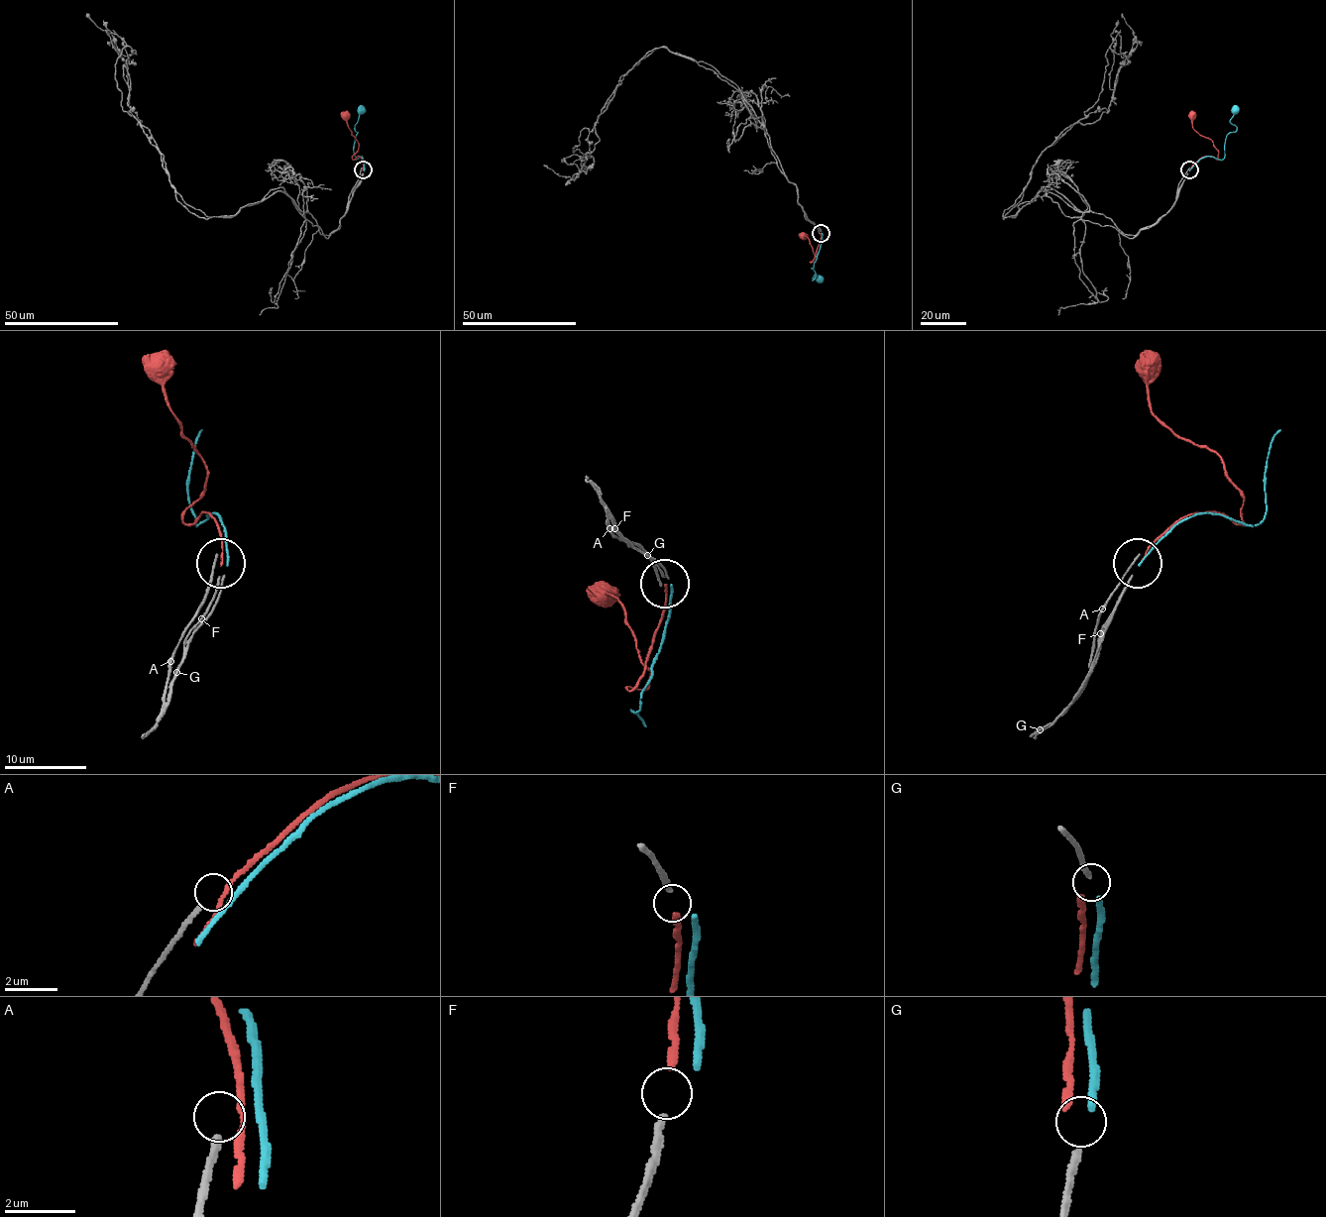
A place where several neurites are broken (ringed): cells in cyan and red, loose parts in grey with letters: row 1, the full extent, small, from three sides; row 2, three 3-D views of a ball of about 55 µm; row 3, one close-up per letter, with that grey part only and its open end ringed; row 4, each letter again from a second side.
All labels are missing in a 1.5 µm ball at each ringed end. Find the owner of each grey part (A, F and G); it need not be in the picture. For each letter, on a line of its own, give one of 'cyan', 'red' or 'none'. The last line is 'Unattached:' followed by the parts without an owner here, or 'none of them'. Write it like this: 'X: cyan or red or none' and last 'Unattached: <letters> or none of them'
A: none
F: red
G: cyan
Unattached: A

